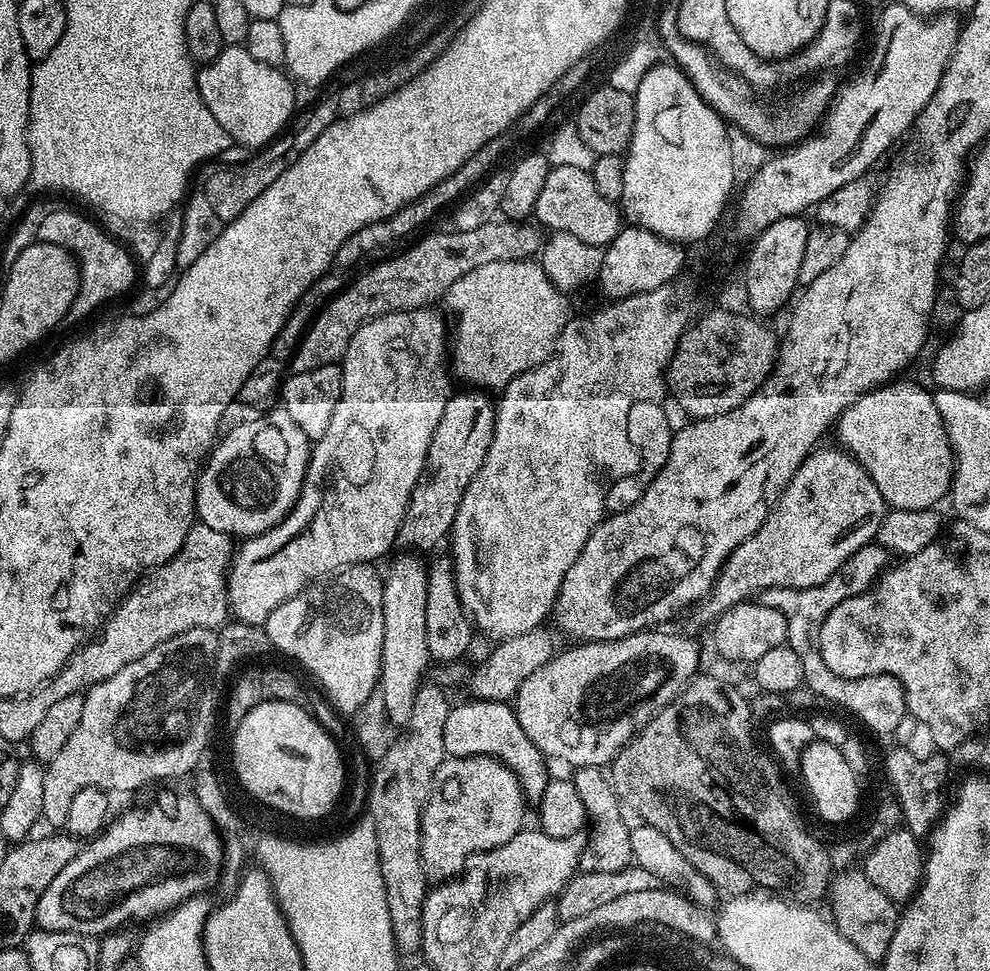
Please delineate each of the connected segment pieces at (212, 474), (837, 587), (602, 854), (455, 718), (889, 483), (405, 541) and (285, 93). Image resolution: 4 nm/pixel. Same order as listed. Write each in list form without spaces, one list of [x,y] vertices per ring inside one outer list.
[[[276,406],[267,411],[256,421],[234,426],[234,430],[222,436],[213,447],[196,486],[196,514],[199,523],[222,530],[233,538],[257,536],[270,530],[287,516],[288,511],[296,505],[304,485],[304,472],[308,469],[310,442],[302,430],[286,414],[283,407]]]
[[[877,542],[862,546],[862,550],[854,550],[826,582],[818,586],[809,588],[771,588],[760,593],[758,602],[762,606],[770,606],[778,610],[786,618],[786,630],[788,647],[802,658],[802,674],[804,684],[816,696],[821,696],[824,700],[829,700],[832,704],[837,704],[840,708],[845,708],[848,712],[853,712],[866,727],[872,732],[877,732],[880,736],[888,736],[903,720],[906,720],[906,709],[904,706],[904,686],[892,676],[867,676],[851,680],[842,678],[834,674],[822,662],[820,653],[820,627],[822,622],[838,606],[838,602],[846,602],[846,598],[854,598],[871,588],[889,567],[890,553]]]
[[[577,768],[574,772],[574,783],[584,803],[584,811],[590,817],[590,828],[592,824],[592,832],[587,833],[588,845],[582,850],[579,871],[614,874],[629,867],[633,863],[630,850],[630,824],[620,817],[622,805],[611,779],[599,768]]]
[[[472,698],[469,701],[469,704],[460,704],[457,708],[456,705],[449,707],[444,727],[445,753],[449,757],[495,756],[516,775],[525,801],[538,802],[550,779],[549,761],[544,753],[538,750],[538,746],[534,746],[534,742],[526,738],[526,730],[522,730],[518,722],[515,707],[511,703],[499,700]]]
[[[903,380],[889,382],[858,397],[840,415],[834,432],[840,435],[839,447],[868,472],[889,509],[935,509],[939,500],[949,495],[952,486],[952,447],[933,393],[920,384]]]
[[[484,390],[464,391],[468,392],[460,392],[457,396],[455,393],[448,399],[442,422],[438,422],[438,430],[434,430],[434,438],[430,438],[424,469],[410,494],[408,509],[396,536],[396,544],[404,547],[401,549],[425,554],[449,539],[462,494],[466,494],[466,486],[474,482],[474,474],[482,470],[482,462],[490,450],[496,425],[493,397],[491,400],[488,397],[491,395]]]
[[[225,46],[218,58],[197,71],[196,85],[210,114],[218,118],[218,126],[222,126],[222,130],[226,130],[228,137],[237,145],[251,150],[260,150],[271,144],[285,131],[297,111],[297,85],[290,79],[289,73],[250,58],[243,46]]]

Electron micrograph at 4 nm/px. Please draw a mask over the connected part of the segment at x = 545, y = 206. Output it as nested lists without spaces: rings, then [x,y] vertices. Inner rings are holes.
[[[578,166],[549,167],[546,186],[542,186],[542,194],[538,194],[534,216],[545,229],[572,234],[583,242],[601,246],[607,246],[622,227],[621,209],[613,201],[602,198],[598,186],[594,186],[591,171]]]

